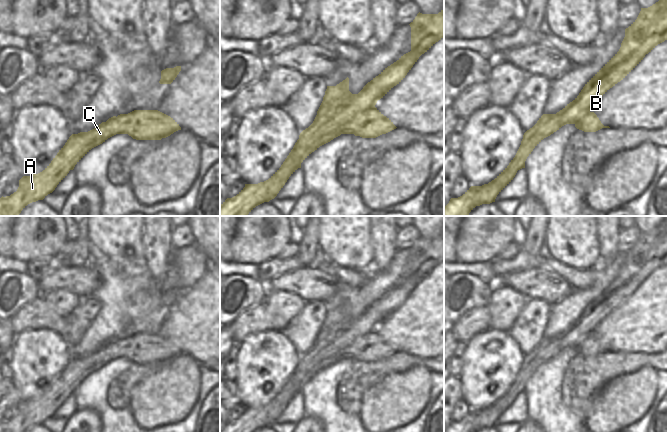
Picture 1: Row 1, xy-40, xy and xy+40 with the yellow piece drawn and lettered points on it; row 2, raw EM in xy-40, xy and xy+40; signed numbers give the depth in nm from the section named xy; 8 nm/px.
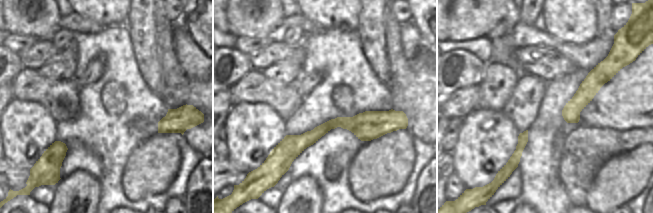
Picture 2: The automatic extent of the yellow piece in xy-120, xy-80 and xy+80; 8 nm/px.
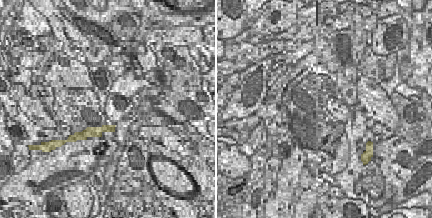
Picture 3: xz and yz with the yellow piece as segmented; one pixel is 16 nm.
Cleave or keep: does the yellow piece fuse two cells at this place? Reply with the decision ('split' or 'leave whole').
split

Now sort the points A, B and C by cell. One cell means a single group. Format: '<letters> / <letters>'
A B / C

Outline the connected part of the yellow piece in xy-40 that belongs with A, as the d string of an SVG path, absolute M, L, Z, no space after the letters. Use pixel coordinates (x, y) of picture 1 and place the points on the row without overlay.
M97 352L72 358L42 396L23 400L16 416L0 422L0 432L25 432L32 426L43 424L92 372L116 358L115 355L98 358Z

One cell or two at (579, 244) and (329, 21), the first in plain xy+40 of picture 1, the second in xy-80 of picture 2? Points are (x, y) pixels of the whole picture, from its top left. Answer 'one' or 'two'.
one

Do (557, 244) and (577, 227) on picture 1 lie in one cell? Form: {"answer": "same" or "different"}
{"answer": "same"}

